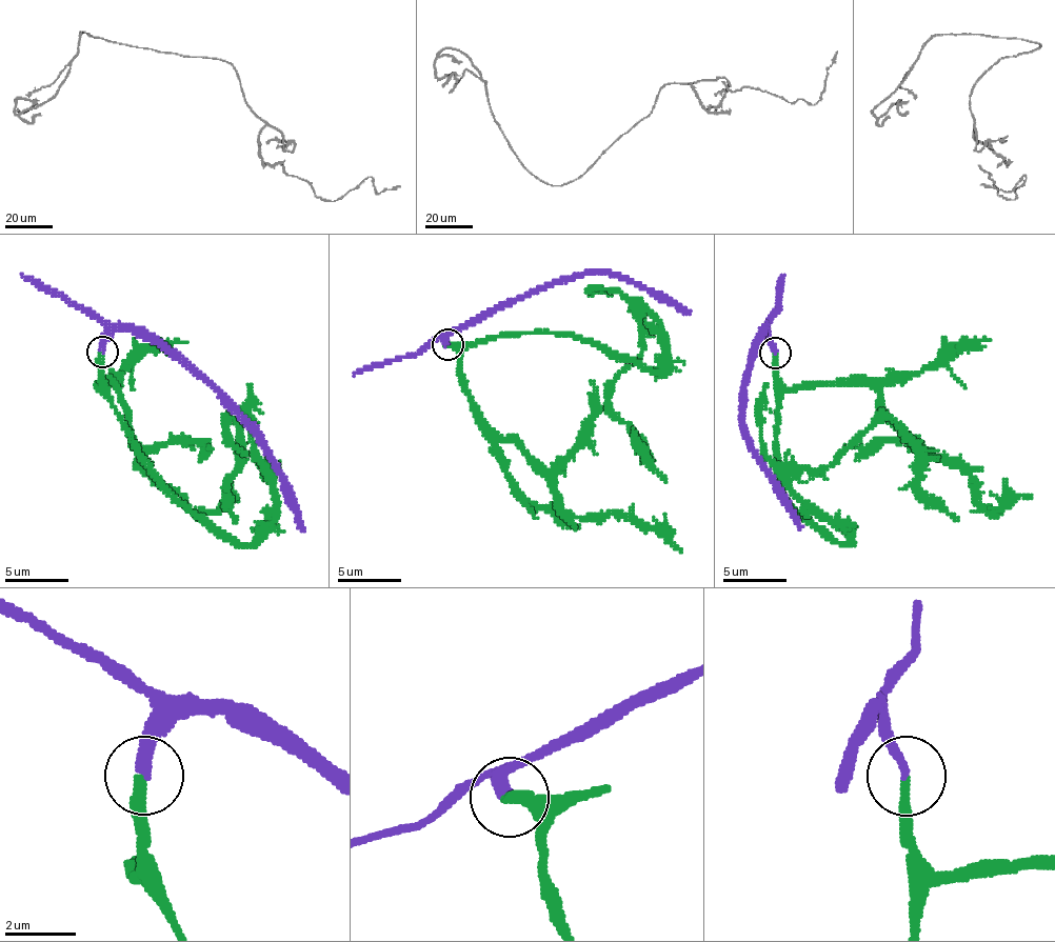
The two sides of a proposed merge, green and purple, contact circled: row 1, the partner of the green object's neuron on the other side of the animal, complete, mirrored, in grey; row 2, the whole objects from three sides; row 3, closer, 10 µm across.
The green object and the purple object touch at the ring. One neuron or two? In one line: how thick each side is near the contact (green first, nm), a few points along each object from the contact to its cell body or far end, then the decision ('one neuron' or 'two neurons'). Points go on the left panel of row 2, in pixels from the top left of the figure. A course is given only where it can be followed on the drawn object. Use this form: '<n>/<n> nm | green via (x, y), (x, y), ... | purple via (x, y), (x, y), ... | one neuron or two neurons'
240/240 nm | green via (103, 353), (135, 455), (247, 544), (278, 496), (230, 420), (239, 431), (235, 523) | purple via (103, 353), (104, 340), (116, 331), (145, 334), (212, 387), (265, 451), (304, 530) | one neuron

